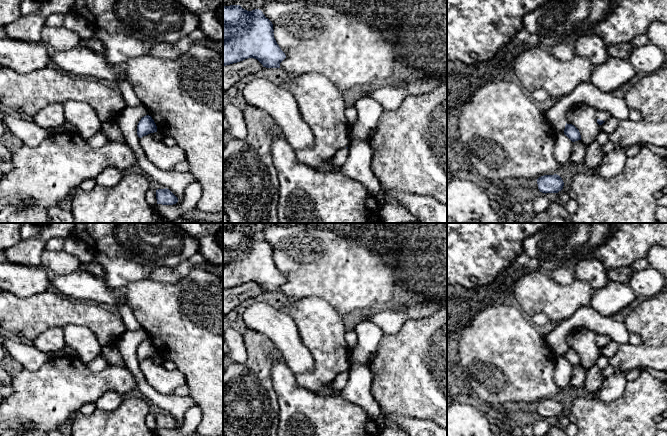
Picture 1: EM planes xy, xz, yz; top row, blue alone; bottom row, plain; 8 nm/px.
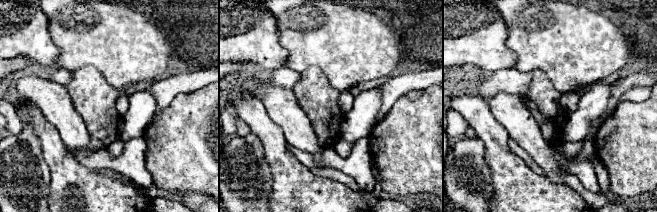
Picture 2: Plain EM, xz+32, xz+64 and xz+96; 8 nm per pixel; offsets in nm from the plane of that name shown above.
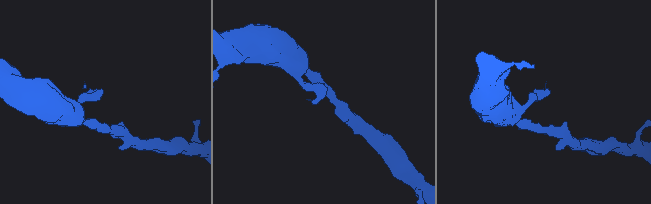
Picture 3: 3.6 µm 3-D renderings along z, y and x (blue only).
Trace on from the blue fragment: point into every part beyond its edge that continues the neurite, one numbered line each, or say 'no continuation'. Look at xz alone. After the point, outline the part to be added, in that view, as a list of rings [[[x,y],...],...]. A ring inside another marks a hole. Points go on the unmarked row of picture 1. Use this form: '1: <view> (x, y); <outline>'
no continuation

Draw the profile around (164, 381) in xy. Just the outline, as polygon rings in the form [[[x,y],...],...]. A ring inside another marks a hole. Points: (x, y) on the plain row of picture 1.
[[[157,356],[143,360],[139,364],[146,382],[160,394],[171,394],[176,388],[186,385],[184,375],[178,369],[165,369]]]

